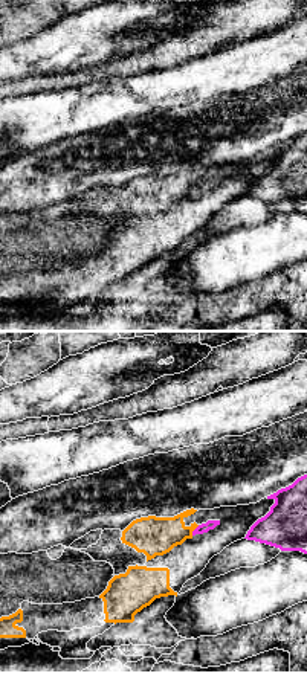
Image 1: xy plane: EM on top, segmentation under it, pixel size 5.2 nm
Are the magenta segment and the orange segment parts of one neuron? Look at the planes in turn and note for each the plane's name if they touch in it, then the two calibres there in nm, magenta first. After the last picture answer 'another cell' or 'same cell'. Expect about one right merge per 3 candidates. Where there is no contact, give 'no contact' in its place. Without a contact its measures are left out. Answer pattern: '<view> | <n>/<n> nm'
xy | 50/200 nm

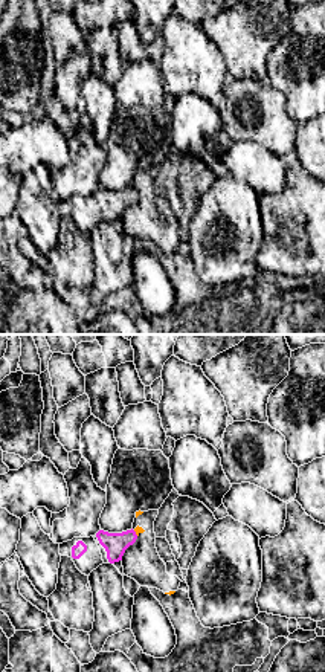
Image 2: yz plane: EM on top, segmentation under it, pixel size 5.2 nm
yz | 120/40 nm

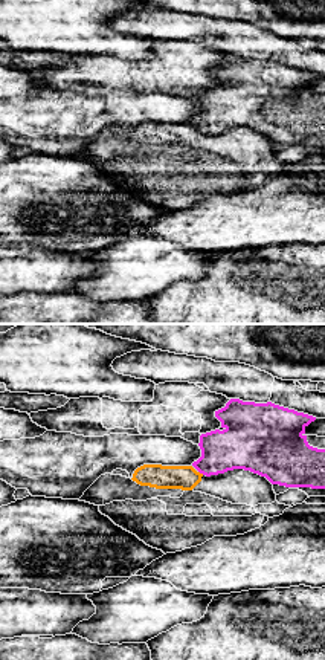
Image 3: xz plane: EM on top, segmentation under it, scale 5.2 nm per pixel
xz | 240/130 nm

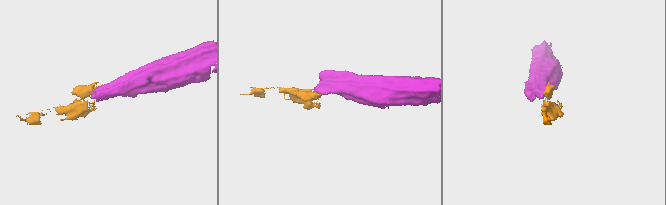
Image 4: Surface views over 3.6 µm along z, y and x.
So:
another cell

